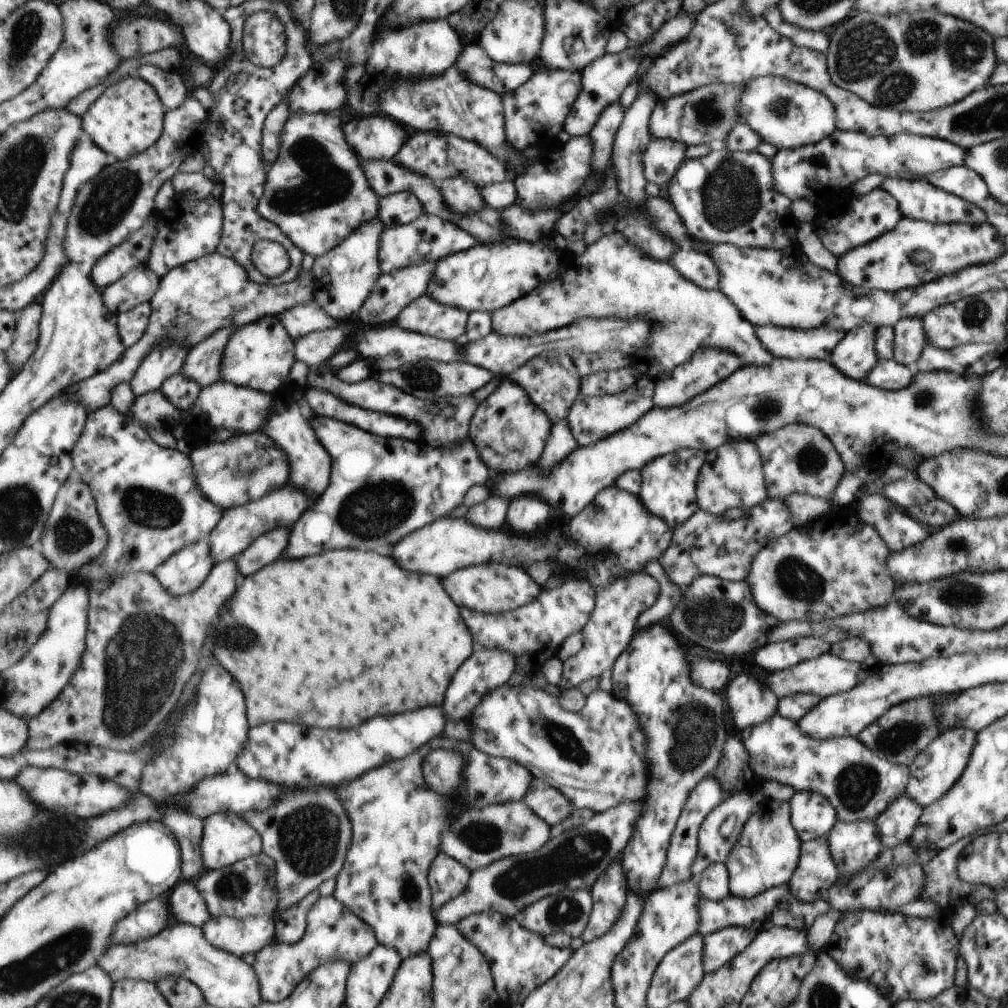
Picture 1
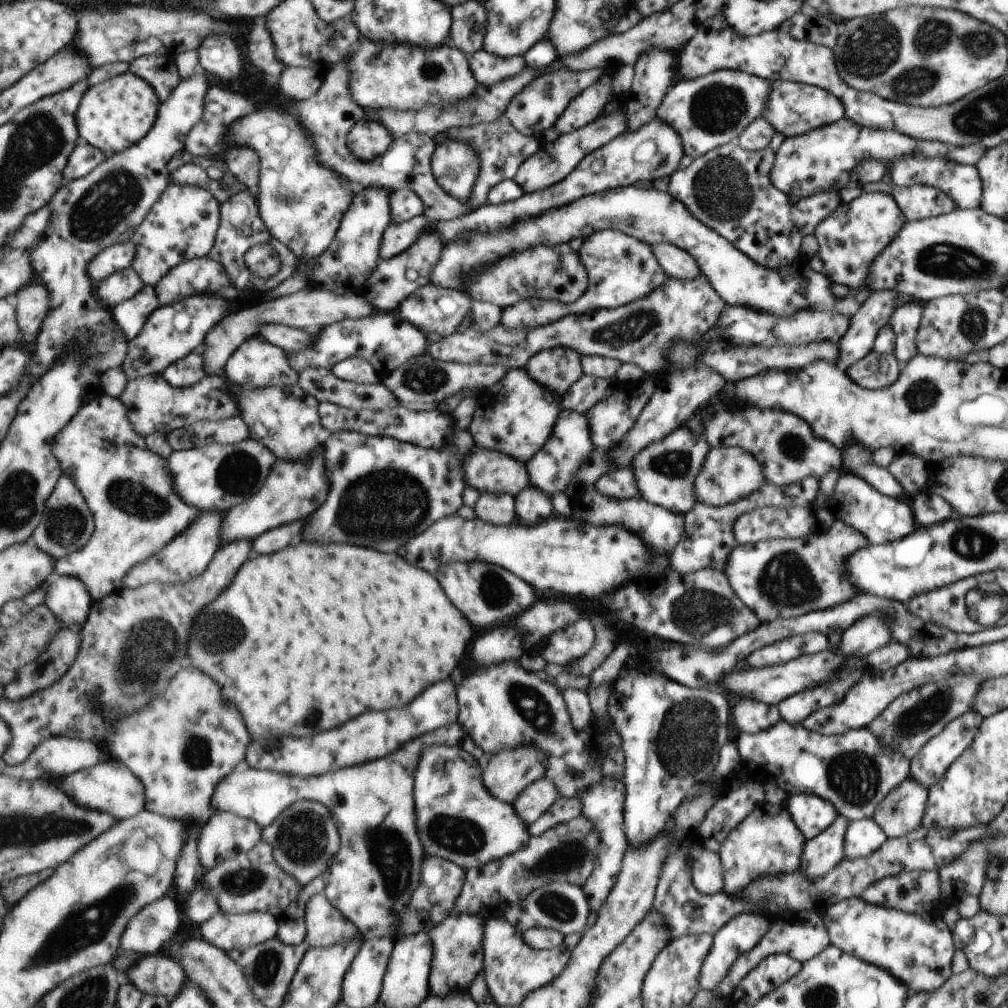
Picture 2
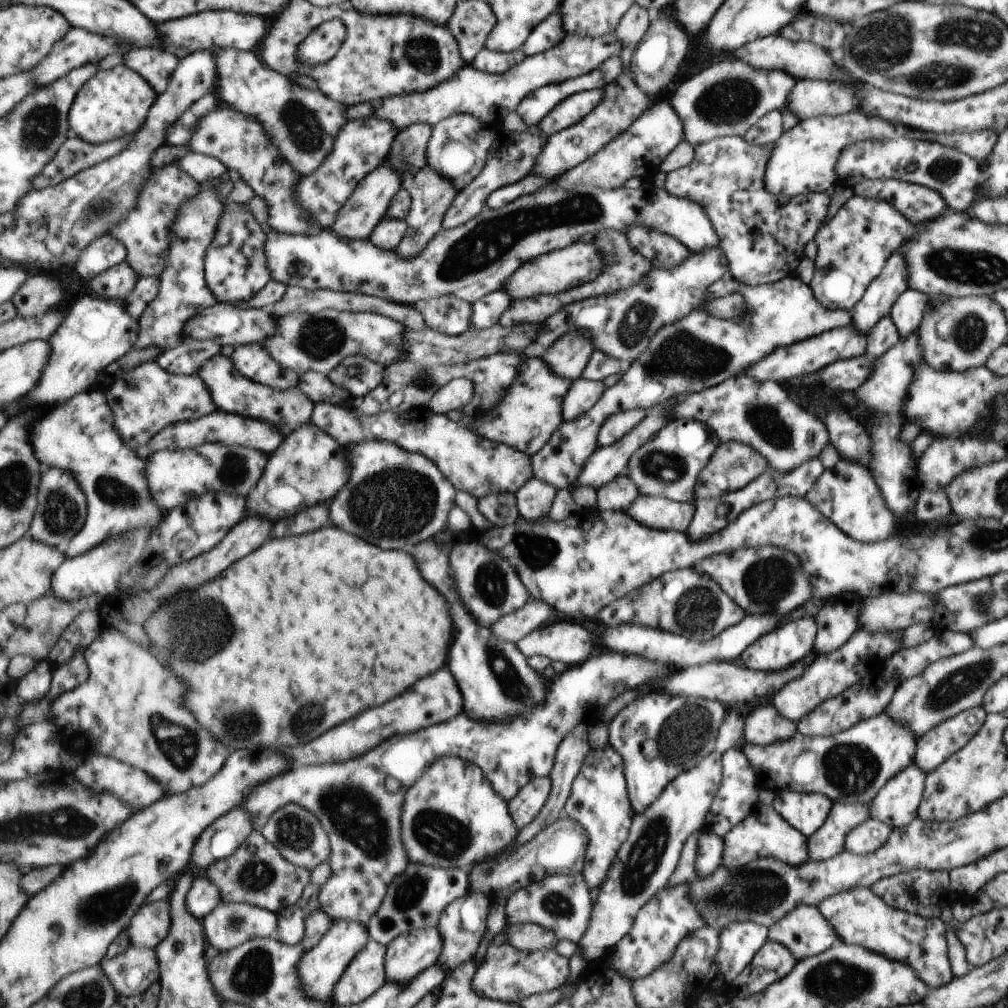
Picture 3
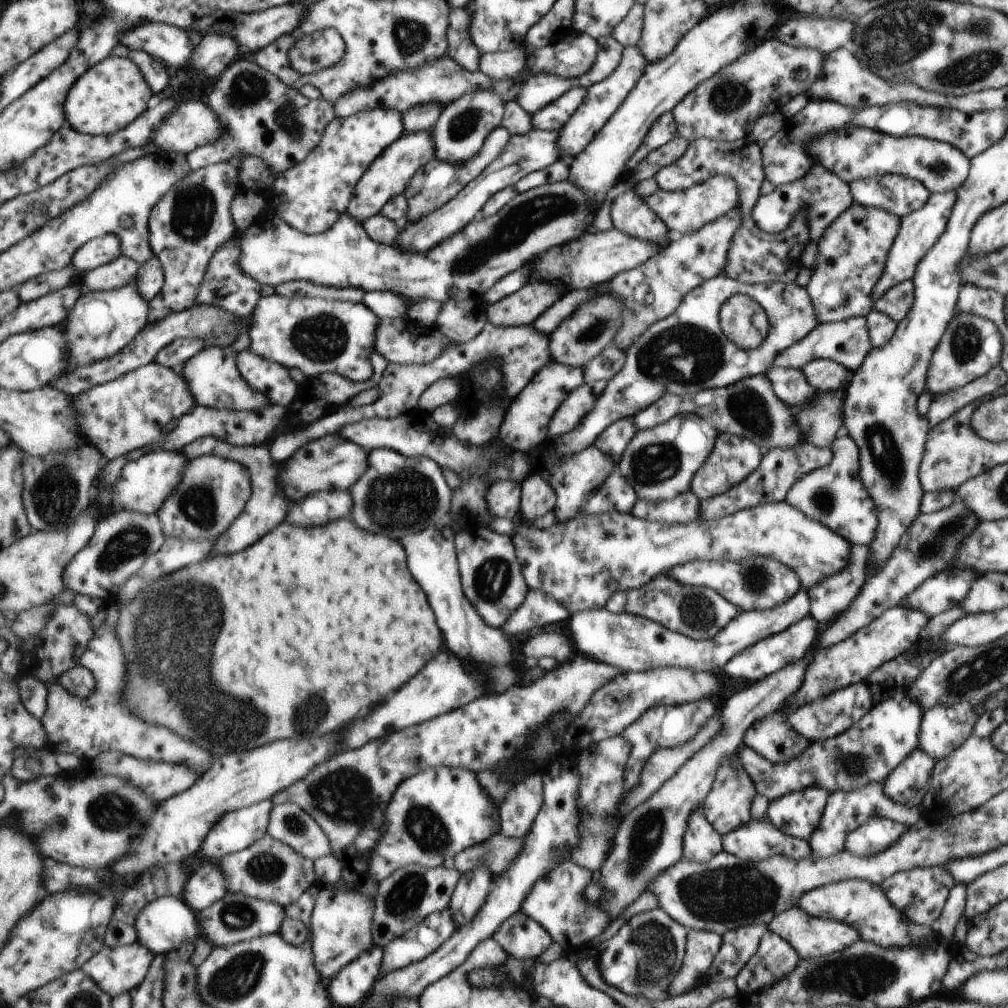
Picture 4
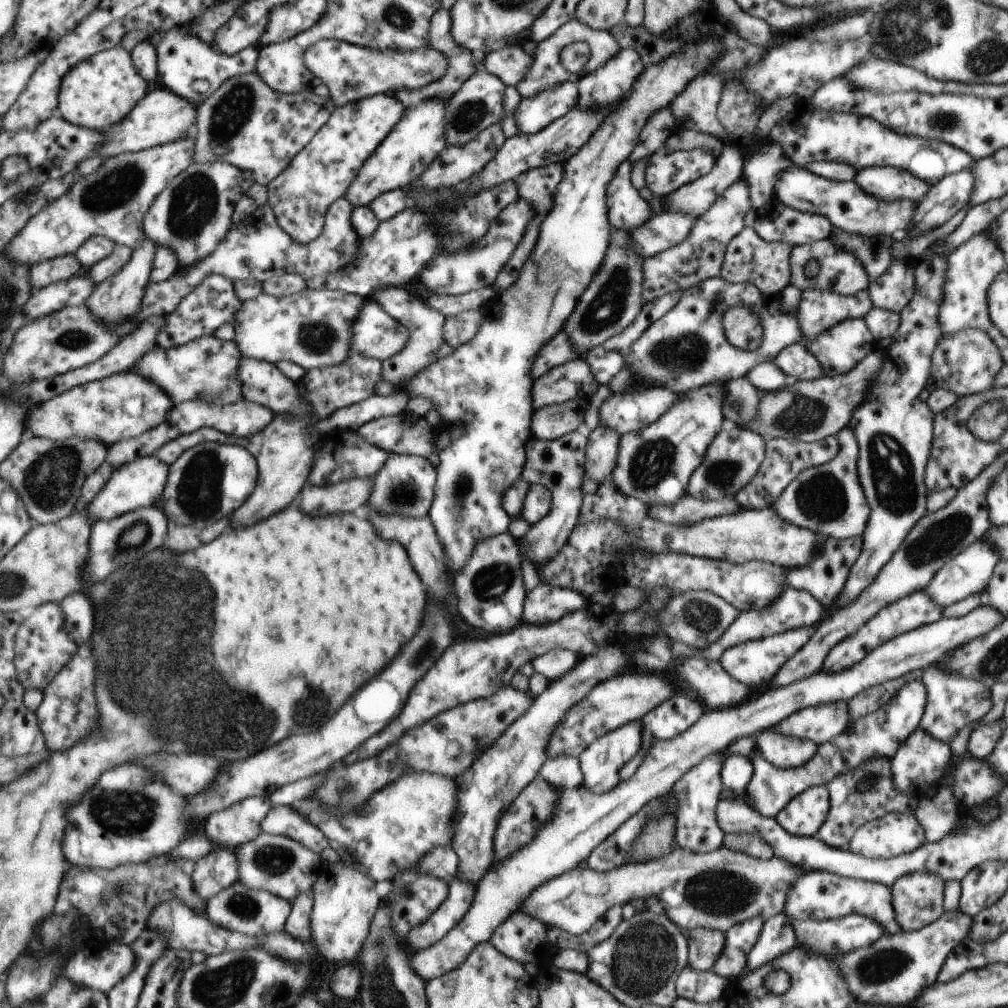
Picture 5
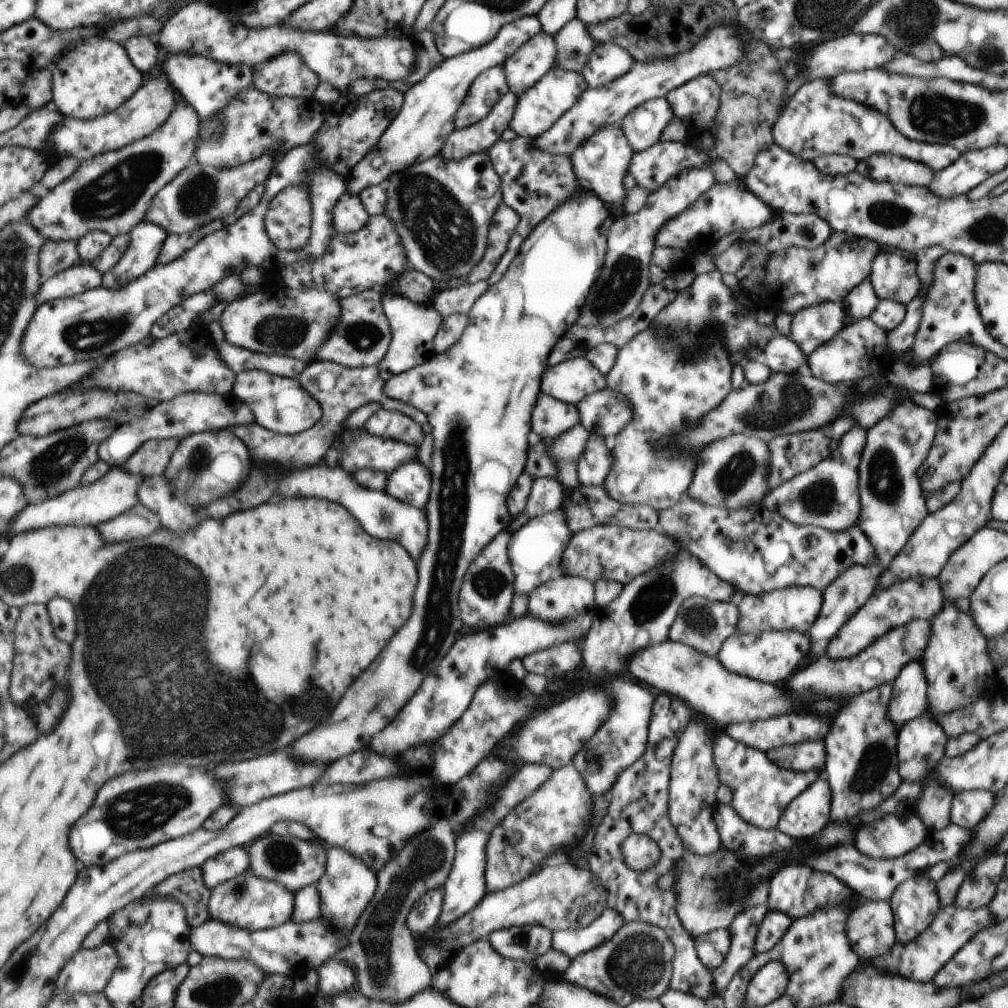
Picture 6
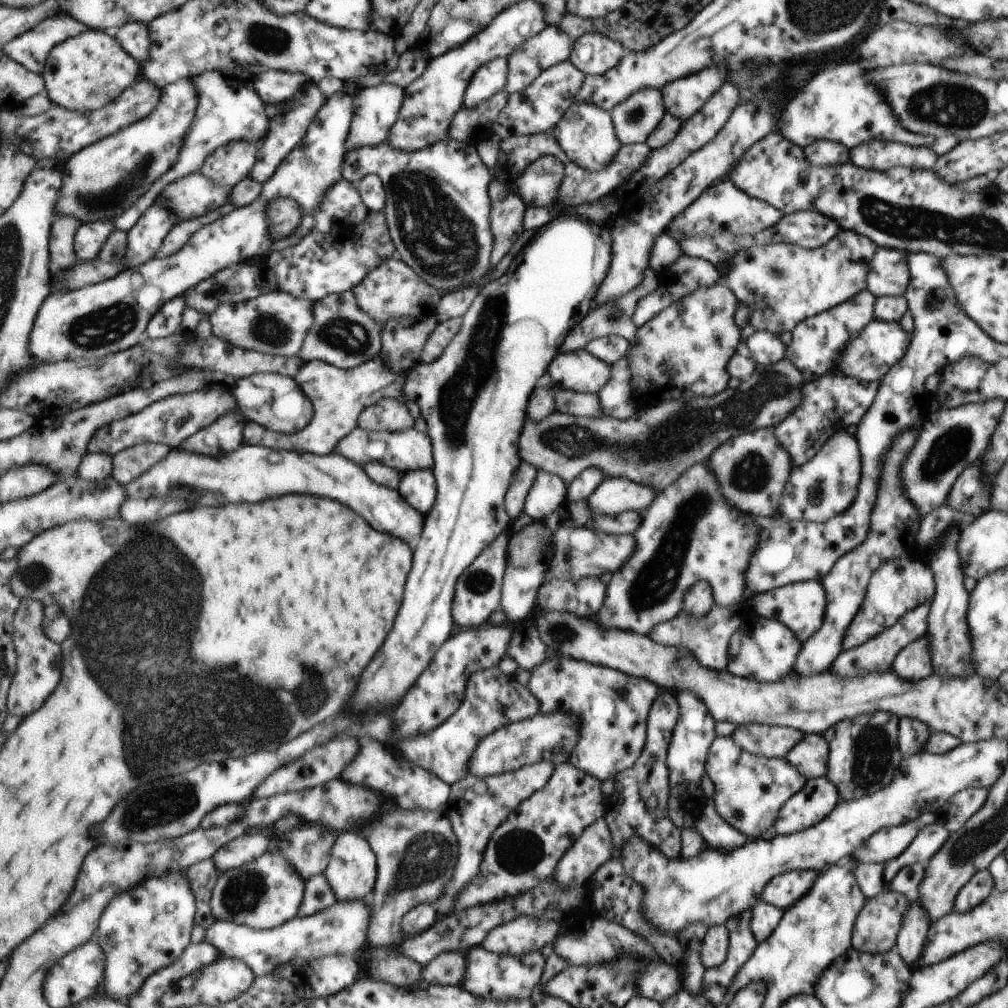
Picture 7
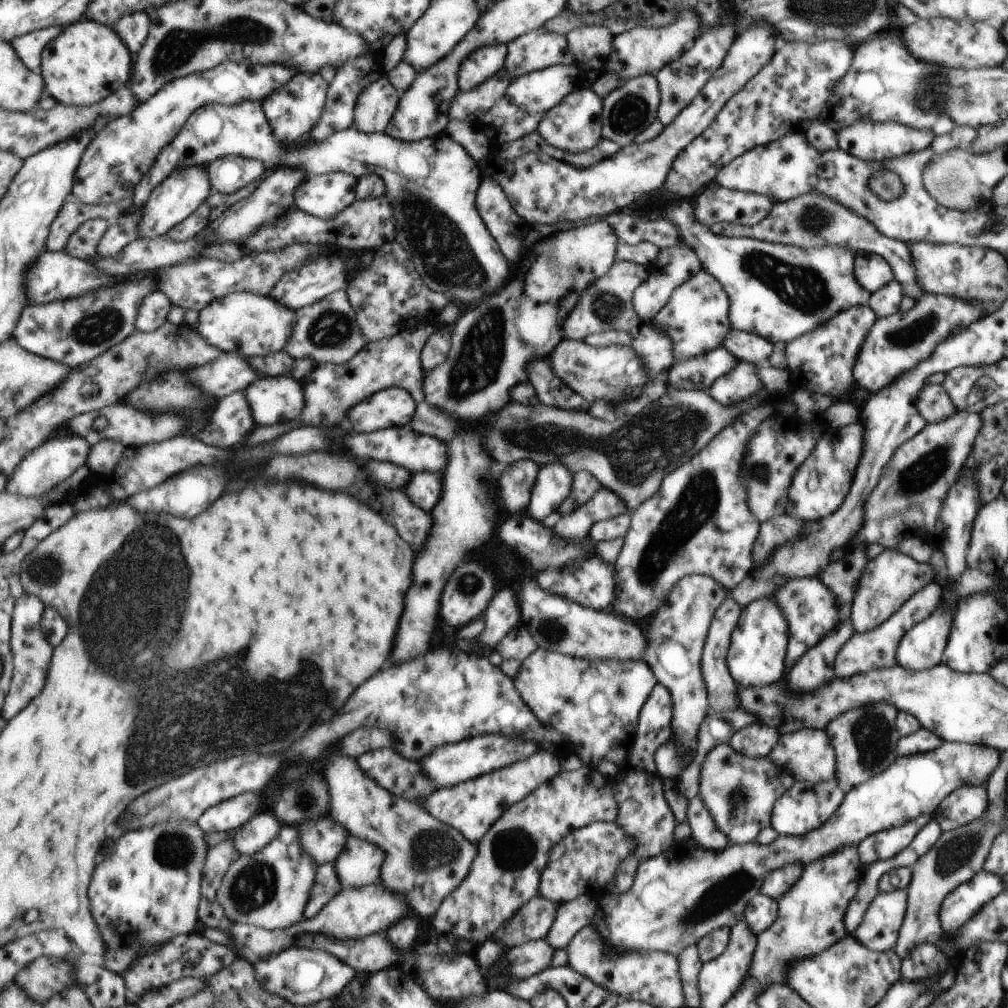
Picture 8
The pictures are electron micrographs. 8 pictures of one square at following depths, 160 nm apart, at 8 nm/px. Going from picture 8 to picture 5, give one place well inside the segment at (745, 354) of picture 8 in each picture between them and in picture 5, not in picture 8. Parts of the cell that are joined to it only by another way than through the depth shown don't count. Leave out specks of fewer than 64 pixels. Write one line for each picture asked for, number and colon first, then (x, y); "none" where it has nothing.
5: (796, 362)
6: (781, 354)
7: (765, 348)

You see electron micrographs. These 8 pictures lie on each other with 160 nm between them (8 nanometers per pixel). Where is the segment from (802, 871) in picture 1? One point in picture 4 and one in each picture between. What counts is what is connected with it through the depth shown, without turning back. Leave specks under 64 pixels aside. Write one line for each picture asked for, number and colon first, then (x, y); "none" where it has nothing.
2: (821, 854)
3: (829, 840)
4: (845, 810)

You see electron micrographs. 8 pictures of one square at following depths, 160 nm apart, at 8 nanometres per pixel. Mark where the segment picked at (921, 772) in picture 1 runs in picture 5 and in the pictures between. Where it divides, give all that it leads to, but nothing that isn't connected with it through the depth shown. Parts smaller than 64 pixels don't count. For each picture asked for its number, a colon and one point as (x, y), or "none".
2: (933, 761)
3: (938, 744)
4: (943, 729)
5: (952, 700)

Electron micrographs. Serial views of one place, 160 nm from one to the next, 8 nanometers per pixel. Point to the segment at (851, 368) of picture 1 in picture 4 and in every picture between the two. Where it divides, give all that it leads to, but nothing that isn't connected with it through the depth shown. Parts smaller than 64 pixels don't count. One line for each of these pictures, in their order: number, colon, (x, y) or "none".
2: (874, 314)
3: (875, 303)
4: (918, 231)

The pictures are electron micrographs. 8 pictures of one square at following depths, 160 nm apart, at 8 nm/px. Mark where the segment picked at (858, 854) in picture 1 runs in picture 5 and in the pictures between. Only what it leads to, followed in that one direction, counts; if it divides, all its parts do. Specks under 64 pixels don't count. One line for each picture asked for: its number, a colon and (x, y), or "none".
2: (863, 837)
3: (868, 836)
4: (877, 834)
5: (896, 834)

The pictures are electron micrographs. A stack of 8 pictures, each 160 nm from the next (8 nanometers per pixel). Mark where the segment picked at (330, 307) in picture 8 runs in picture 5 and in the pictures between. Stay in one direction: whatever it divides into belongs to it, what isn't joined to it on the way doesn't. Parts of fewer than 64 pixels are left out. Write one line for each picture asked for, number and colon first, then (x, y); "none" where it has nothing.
5: (378, 335)
6: (362, 338)
7: (343, 335)

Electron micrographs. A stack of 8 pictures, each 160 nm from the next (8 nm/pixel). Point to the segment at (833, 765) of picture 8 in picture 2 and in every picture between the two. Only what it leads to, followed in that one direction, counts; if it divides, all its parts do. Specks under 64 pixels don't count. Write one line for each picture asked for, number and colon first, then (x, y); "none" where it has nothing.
2: (750, 716)
3: (764, 725)
4: (772, 737)
5: (784, 752)
6: (811, 755)
7: (809, 757)

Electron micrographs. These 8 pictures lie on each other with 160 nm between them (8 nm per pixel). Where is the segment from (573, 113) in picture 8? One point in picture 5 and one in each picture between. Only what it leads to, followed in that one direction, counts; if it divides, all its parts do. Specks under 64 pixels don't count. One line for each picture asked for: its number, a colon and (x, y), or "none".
5: (629, 211)
6: (600, 163)
7: (586, 135)

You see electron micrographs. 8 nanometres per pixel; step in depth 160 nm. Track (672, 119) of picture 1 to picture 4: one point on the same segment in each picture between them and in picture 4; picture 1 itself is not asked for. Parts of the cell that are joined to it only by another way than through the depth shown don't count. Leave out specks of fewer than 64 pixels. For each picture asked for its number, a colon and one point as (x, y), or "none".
2: (709, 111)
3: (725, 98)
4: (725, 107)

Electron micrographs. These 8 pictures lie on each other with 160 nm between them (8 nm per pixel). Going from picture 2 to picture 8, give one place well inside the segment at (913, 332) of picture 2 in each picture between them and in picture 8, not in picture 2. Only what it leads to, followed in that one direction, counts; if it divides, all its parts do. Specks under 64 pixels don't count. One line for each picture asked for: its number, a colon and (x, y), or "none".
3: (907, 311)
4: (896, 302)
5: (893, 290)
6: (894, 277)
7: (888, 275)
8: (872, 272)

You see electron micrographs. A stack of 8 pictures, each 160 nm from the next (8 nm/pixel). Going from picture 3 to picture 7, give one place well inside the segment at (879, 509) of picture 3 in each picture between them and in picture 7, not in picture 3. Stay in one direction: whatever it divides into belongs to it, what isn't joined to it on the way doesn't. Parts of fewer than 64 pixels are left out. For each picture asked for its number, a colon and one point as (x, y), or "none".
4: (833, 494)
5: (828, 500)
6: (826, 496)
7: (826, 485)

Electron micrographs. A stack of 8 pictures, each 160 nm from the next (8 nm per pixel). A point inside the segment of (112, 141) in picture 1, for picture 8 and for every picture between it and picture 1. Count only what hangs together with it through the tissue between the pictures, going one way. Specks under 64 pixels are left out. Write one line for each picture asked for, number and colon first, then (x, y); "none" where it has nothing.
2: (115, 114)
3: (116, 103)
4: (110, 96)
5: (102, 91)
6: (92, 78)
7: (85, 73)
8: (88, 62)

